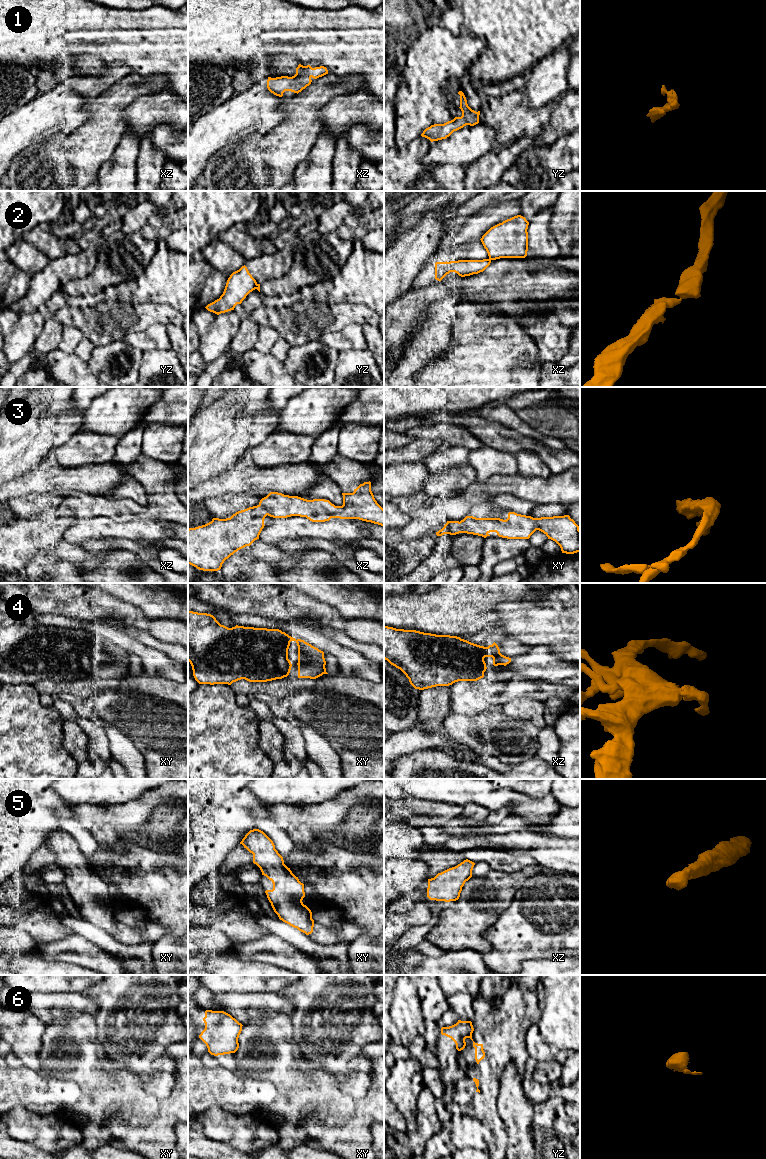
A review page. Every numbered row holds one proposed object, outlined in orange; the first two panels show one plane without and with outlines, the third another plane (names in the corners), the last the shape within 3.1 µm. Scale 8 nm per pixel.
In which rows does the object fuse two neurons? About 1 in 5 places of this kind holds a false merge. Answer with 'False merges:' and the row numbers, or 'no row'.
False merges: 2, 6

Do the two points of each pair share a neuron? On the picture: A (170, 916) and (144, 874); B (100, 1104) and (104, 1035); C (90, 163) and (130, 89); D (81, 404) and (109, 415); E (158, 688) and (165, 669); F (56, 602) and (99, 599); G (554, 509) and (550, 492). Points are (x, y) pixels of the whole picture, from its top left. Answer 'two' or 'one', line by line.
A: one
B: two
C: one
D: two
E: two
F: one
G: two

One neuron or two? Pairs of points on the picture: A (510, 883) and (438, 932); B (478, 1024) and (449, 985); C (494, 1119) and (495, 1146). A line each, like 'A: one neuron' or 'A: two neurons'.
A: one neuron
B: two neurons
C: one neuron

